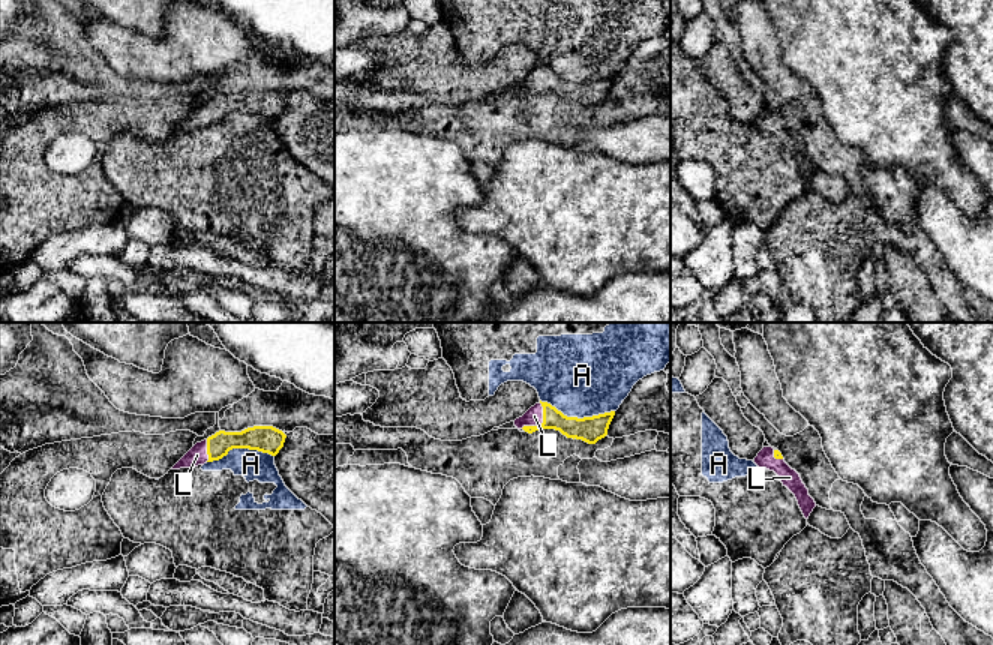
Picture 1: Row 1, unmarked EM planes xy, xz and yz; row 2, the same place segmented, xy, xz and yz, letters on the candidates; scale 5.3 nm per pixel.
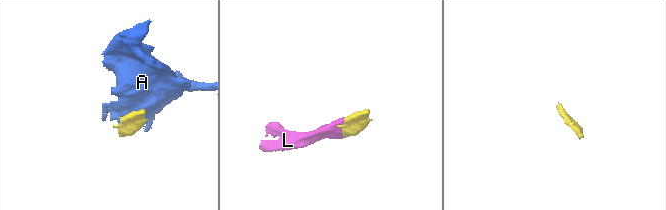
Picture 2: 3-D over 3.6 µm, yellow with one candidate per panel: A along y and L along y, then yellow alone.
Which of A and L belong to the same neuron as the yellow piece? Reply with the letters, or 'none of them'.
L

